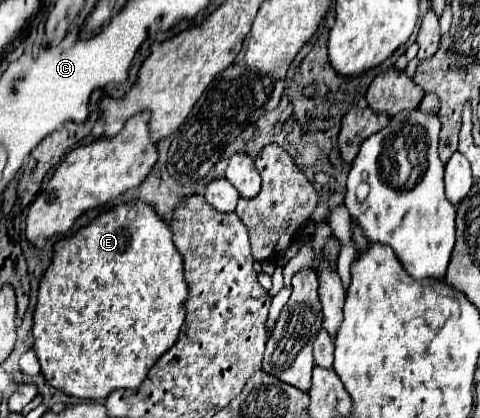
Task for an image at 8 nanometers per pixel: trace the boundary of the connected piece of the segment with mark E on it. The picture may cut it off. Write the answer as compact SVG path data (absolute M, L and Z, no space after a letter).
M131 200L125 204L113 206L109 210L103 210L87 226L83 226L77 234L73 234L71 238L63 238L53 246L53 260L39 284L37 308L35 308L35 318L33 318L33 336L35 336L33 350L41 362L41 374L57 390L61 390L69 396L75 396L75 398L83 398L83 400L105 400L117 388L139 388L141 382L145 380L149 368L157 362L157 358L163 352L167 352L173 346L173 342L177 342L177 336L185 322L187 292L189 292L189 286L185 284L185 264L181 260L181 254L175 250L173 232L169 228L169 224L155 212L153 206L149 206L143 200Z

